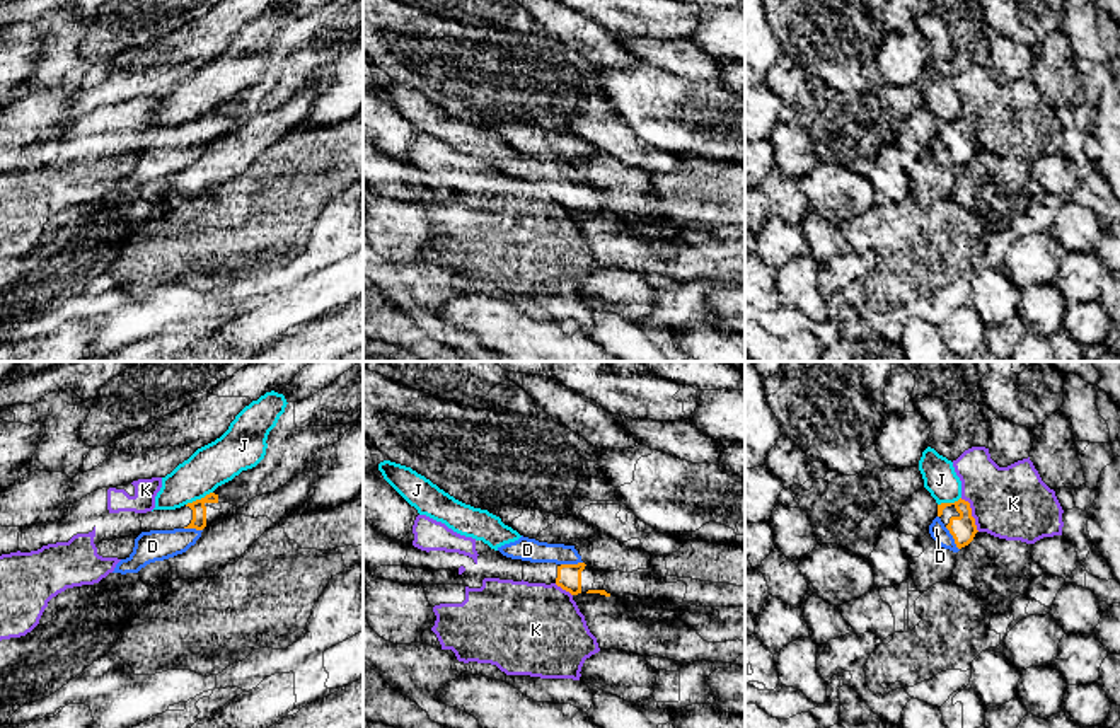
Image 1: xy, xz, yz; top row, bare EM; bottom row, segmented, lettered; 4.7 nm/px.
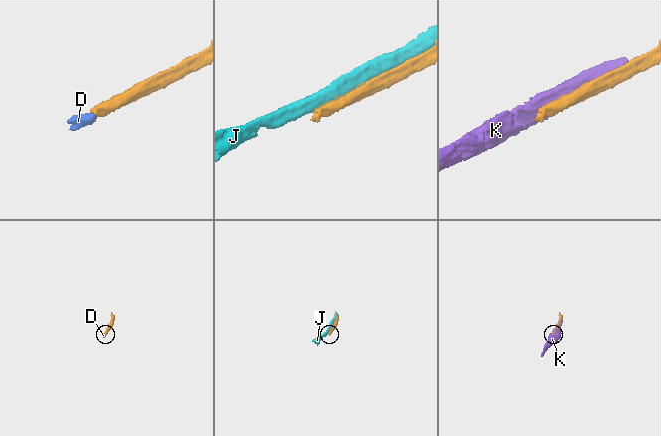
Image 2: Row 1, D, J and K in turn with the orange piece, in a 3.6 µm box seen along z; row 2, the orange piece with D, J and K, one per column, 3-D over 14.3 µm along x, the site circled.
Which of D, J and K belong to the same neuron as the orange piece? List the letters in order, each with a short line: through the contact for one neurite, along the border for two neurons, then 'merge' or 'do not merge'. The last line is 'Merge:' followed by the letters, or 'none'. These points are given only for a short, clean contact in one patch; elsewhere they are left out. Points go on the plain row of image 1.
D: yz (964, 147), (953, 156), (936, 147) | merge
J: do not merge
K: do not merge
Merge: D

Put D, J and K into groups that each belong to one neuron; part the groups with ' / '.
D / J / K

